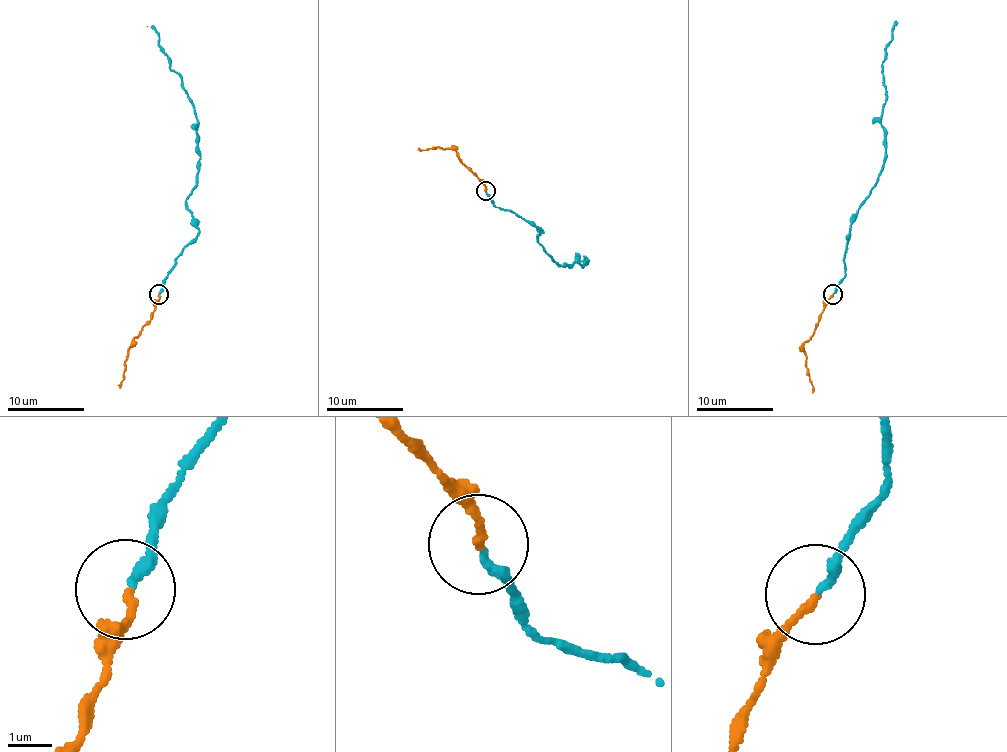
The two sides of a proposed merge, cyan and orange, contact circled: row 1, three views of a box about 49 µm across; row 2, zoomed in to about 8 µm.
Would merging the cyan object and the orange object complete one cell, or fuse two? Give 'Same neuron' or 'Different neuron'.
Same neuron

